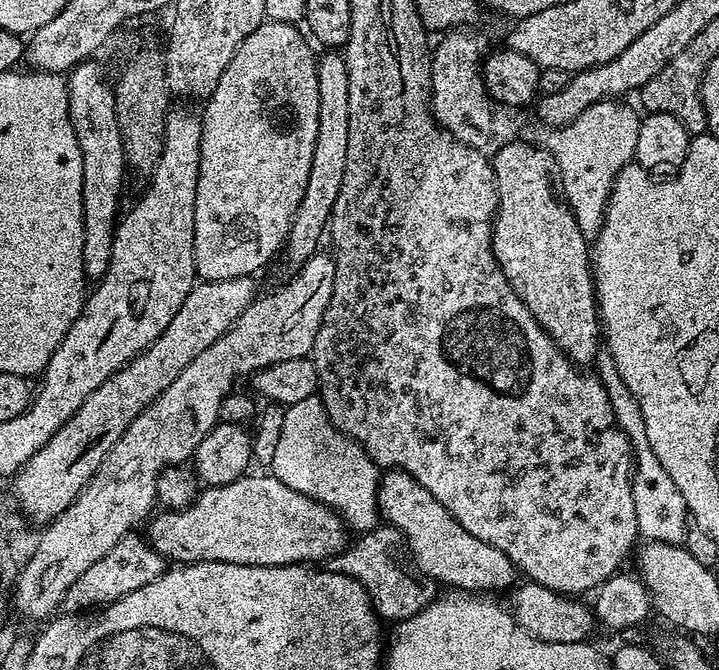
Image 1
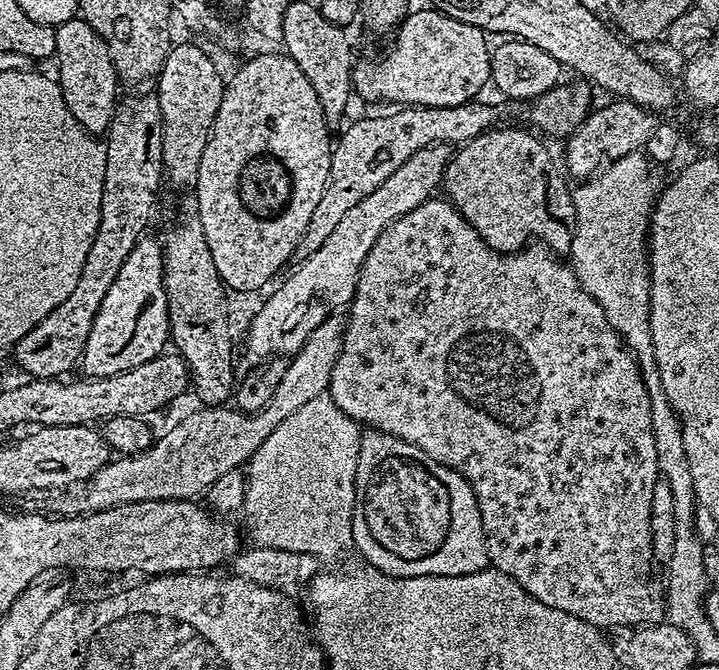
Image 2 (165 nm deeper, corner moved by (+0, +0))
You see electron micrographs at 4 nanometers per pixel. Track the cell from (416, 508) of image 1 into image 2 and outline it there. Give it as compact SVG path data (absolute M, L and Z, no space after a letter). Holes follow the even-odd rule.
M375 430L360 433L352 544L364 555L363 563L367 567L377 568L386 576L461 576L489 567L482 514L466 478L442 466L442 462L434 462L426 450L418 450L418 446L402 438Z

